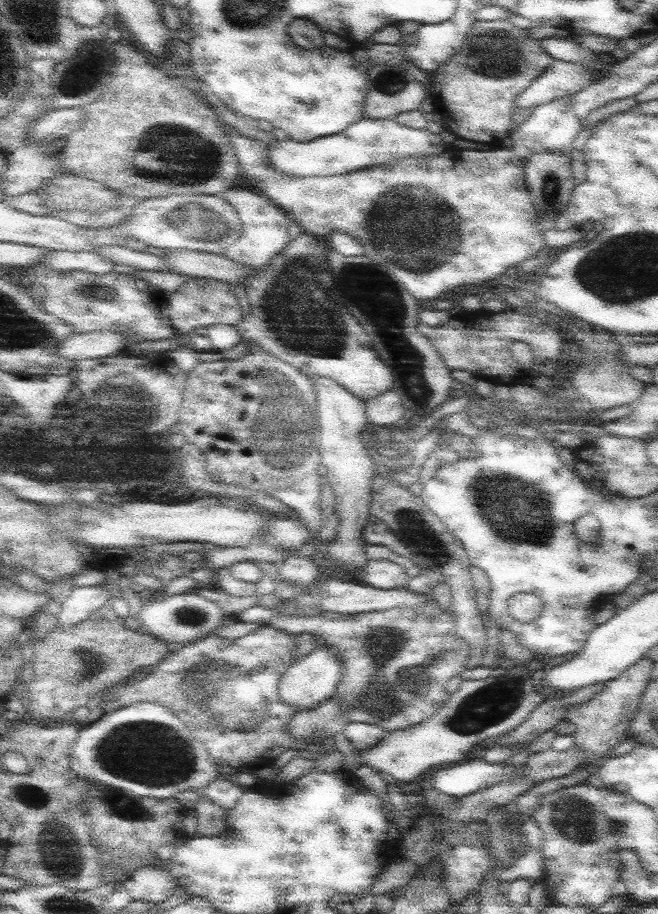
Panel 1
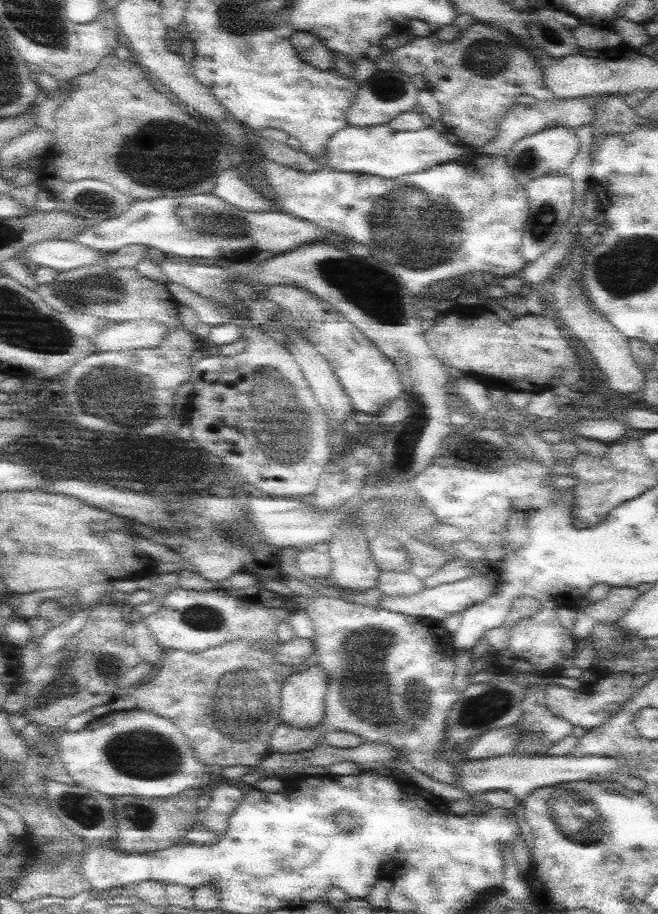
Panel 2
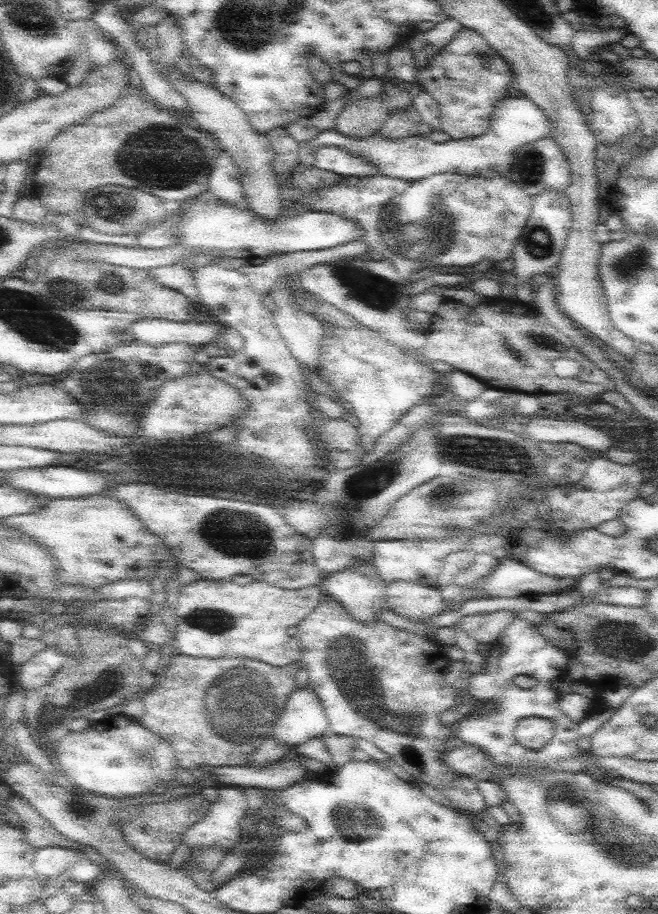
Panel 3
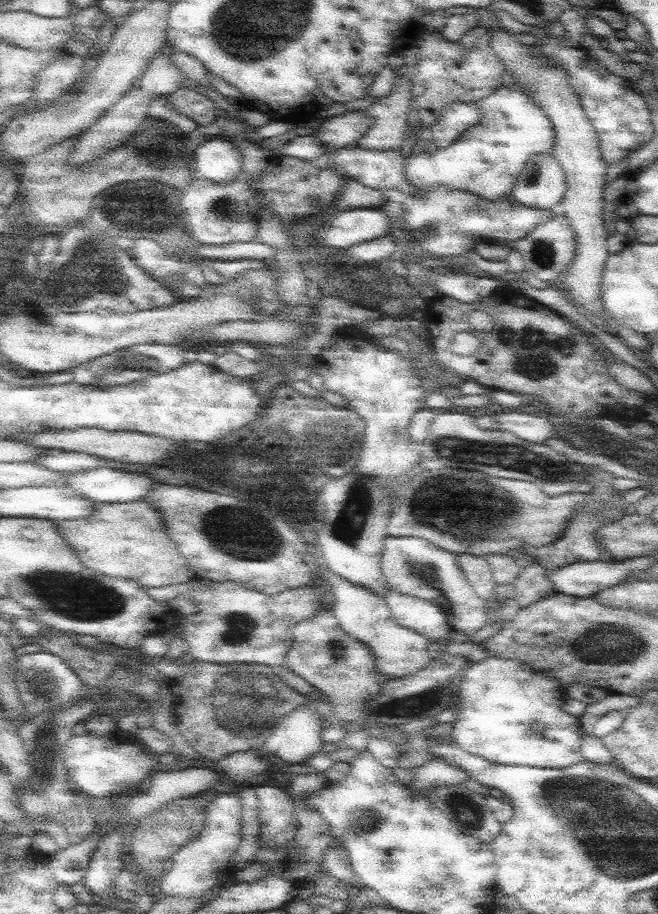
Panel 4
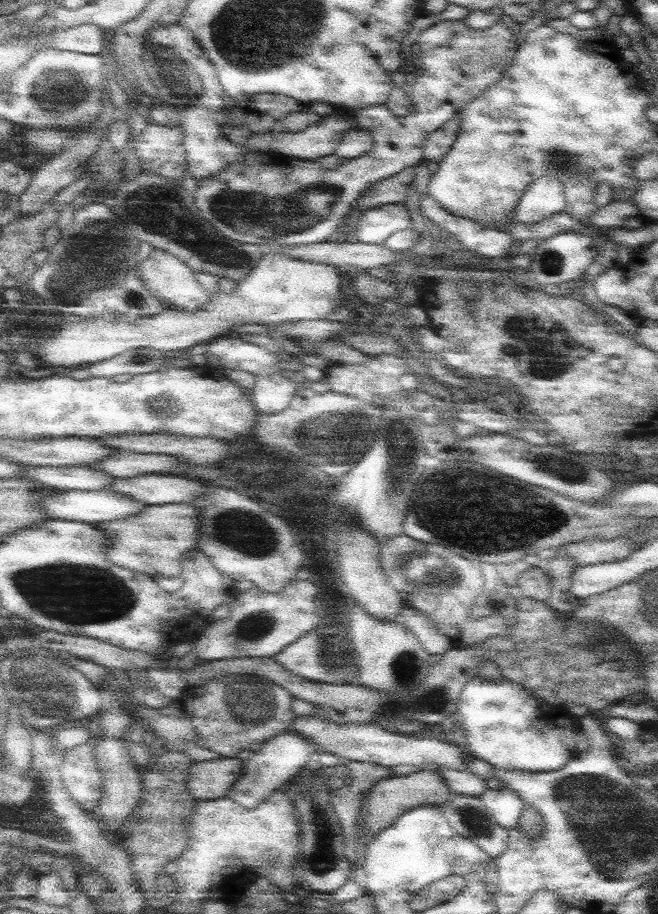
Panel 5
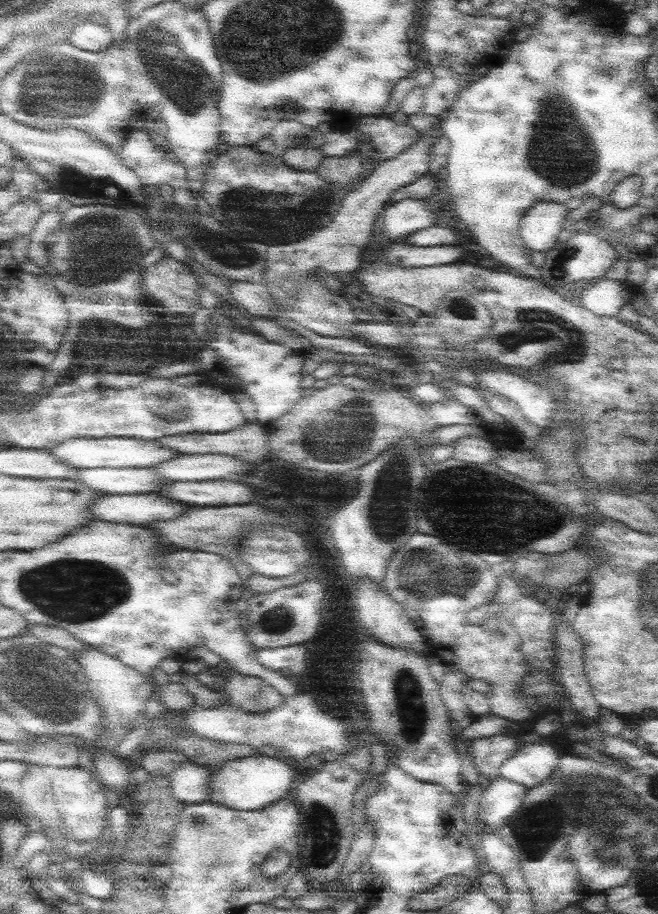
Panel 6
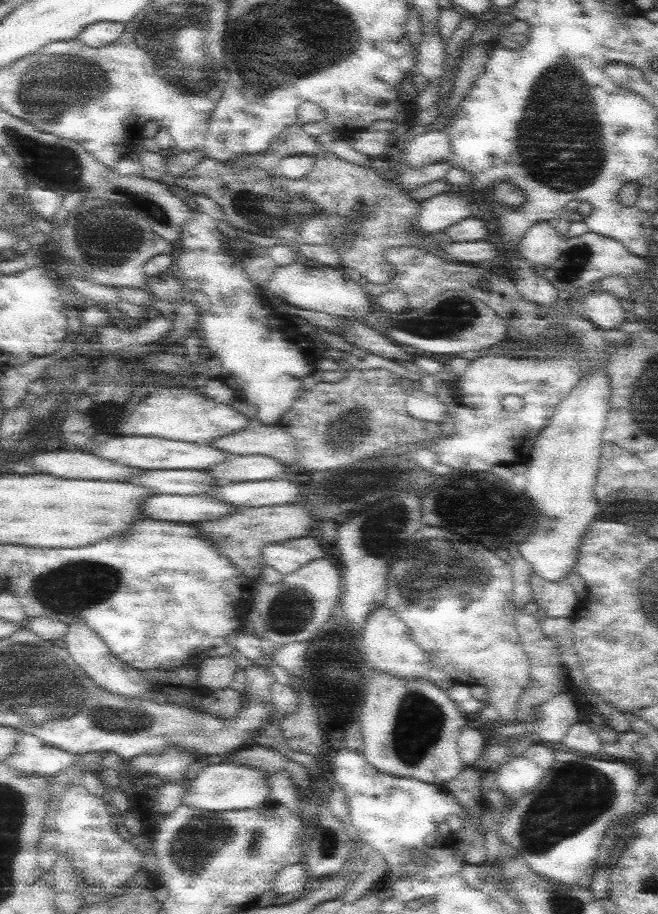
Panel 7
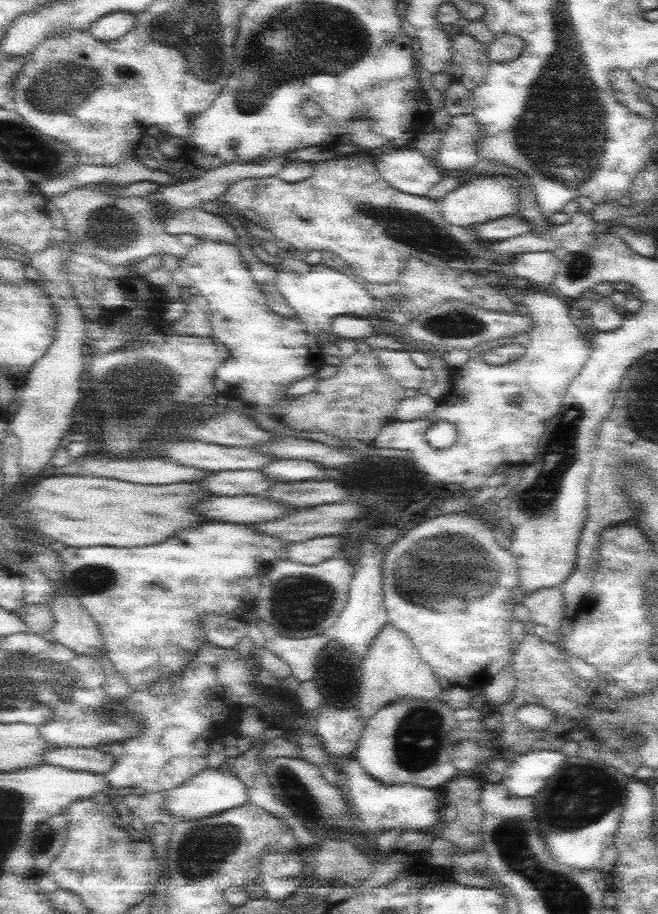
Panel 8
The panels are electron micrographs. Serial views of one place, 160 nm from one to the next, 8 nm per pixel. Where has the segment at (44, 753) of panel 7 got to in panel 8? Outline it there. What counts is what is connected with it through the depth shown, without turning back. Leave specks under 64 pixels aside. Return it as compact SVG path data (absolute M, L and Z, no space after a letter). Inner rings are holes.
M58 747L47 750L43 764L53 764L77 771L88 771L107 775L115 765L114 755L96 747Z

